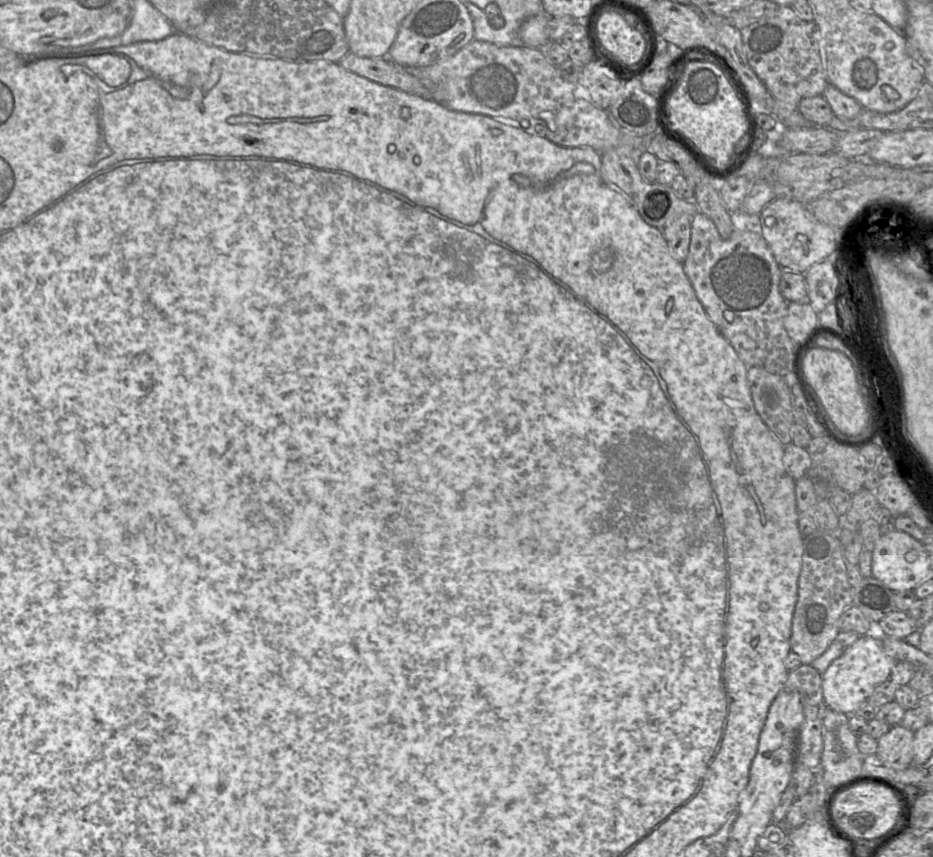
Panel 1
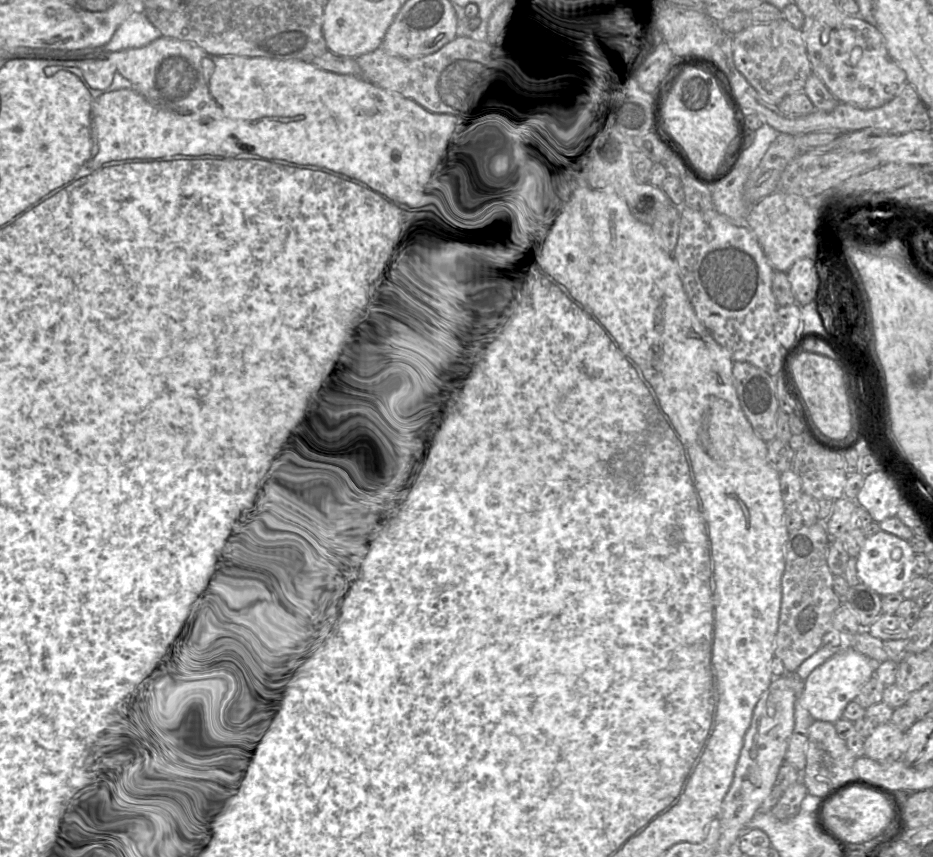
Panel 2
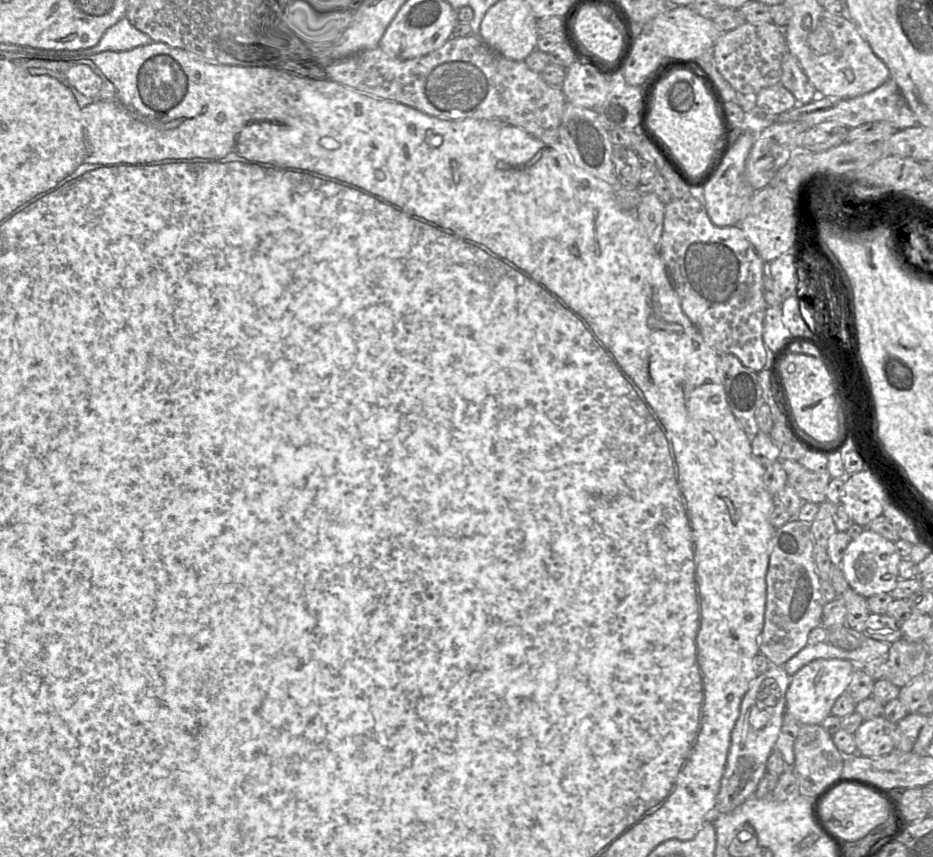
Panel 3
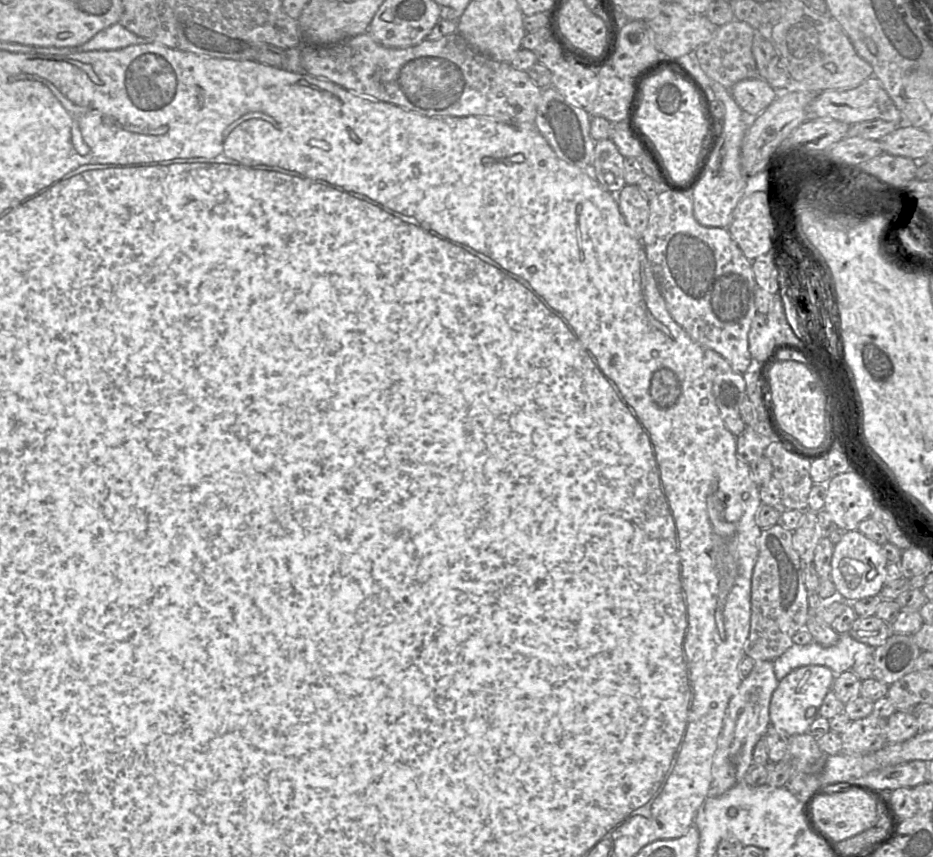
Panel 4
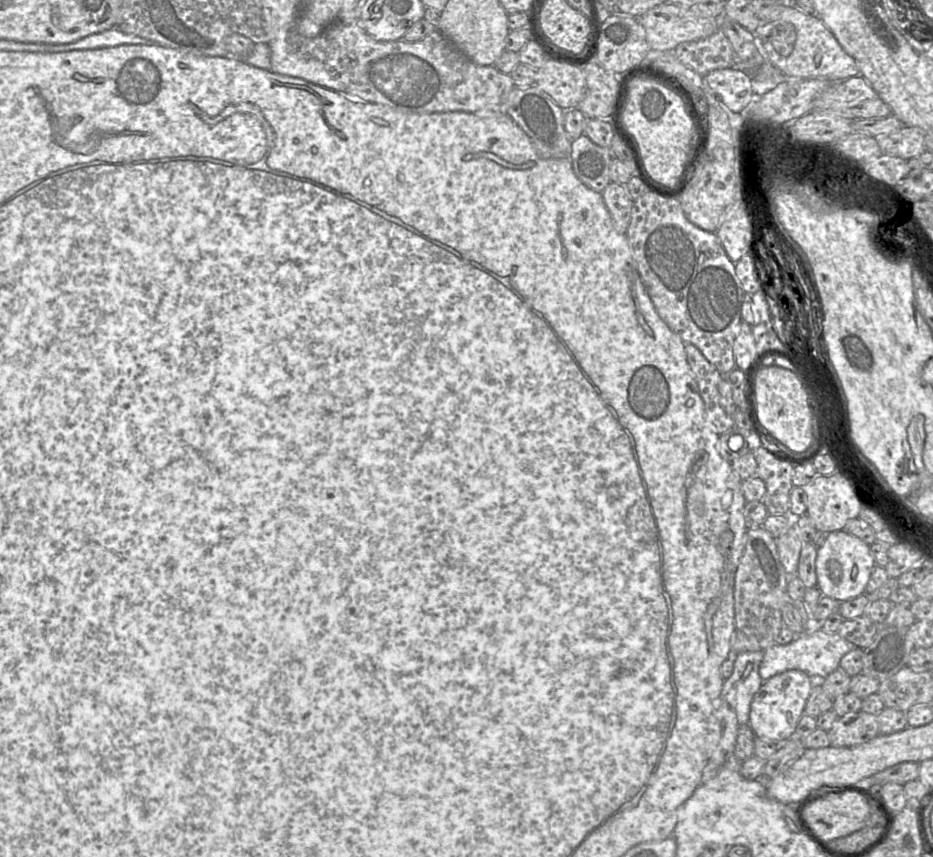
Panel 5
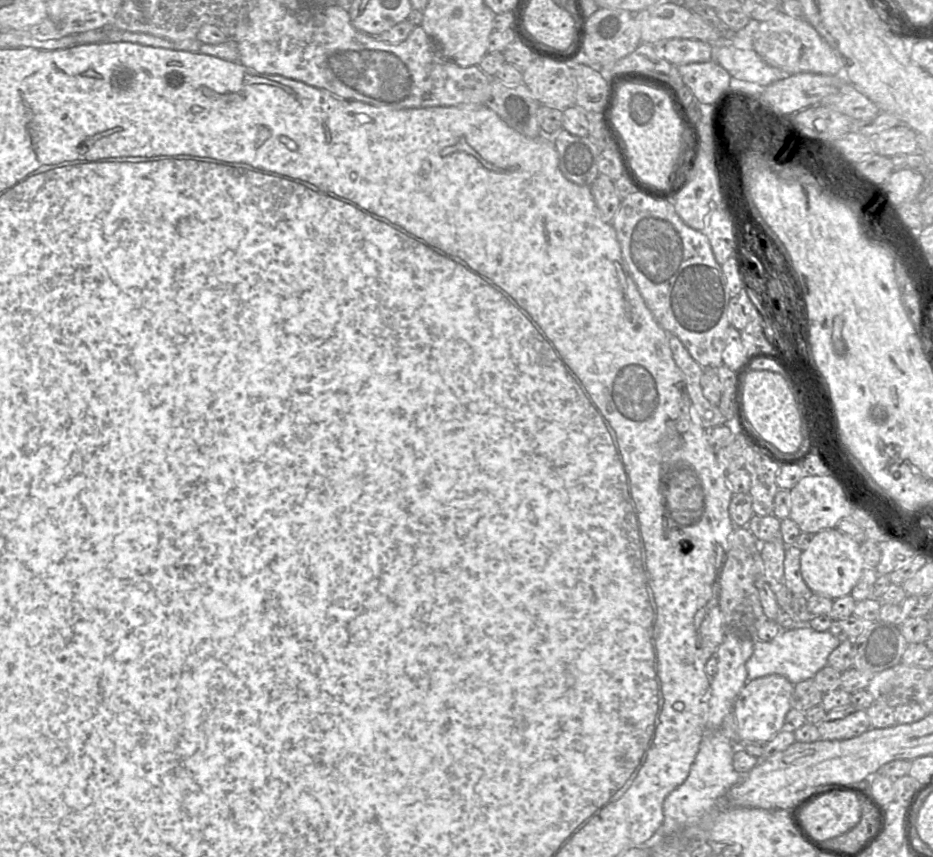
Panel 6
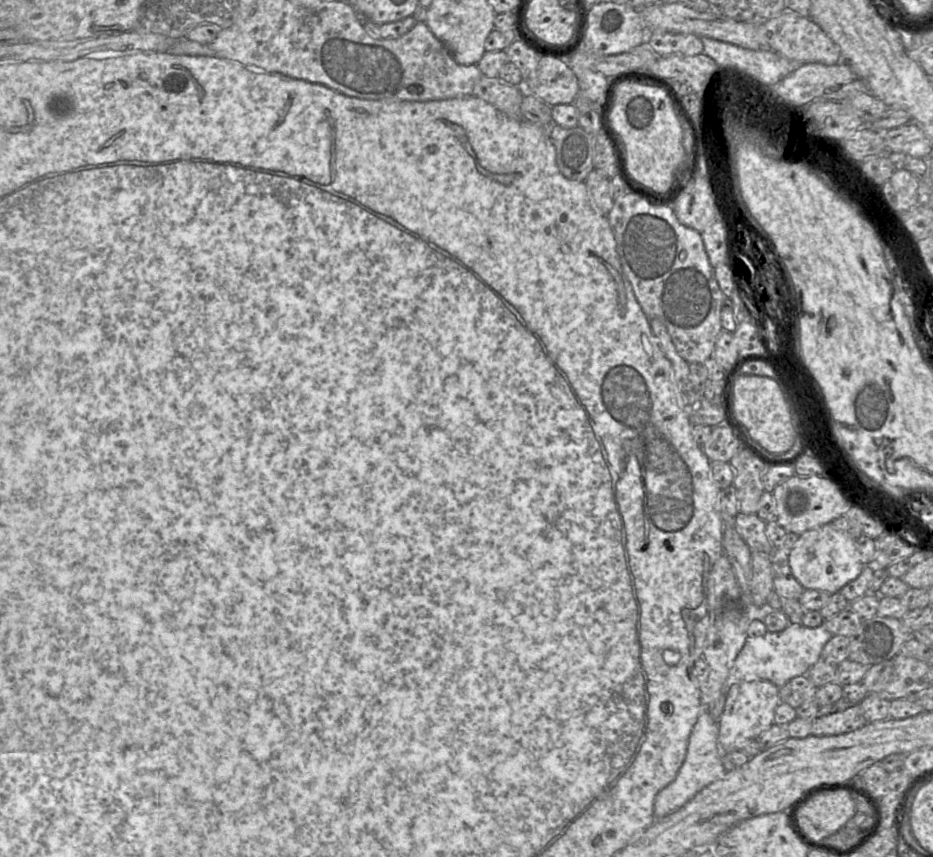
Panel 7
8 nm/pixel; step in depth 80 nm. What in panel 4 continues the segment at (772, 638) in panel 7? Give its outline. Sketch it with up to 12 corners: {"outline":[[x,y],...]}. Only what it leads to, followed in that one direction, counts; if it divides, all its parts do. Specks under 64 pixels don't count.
{"outline":[[840,634],[831,646],[794,644],[773,661],[778,680],[806,665],[851,670],[870,645]]}

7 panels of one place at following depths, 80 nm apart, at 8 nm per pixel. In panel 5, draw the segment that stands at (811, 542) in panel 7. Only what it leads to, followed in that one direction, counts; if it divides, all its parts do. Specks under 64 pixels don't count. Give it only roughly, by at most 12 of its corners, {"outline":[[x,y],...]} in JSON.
{"outline":[[842,529],[825,534],[816,587],[843,602],[866,592],[870,545]]}

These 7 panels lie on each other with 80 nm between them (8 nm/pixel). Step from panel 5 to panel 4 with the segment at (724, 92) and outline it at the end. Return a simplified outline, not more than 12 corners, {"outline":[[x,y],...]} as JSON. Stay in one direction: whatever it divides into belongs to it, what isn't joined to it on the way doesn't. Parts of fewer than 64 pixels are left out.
{"outline":[[740,80],[730,91],[739,107],[760,115],[777,97],[767,81]]}

